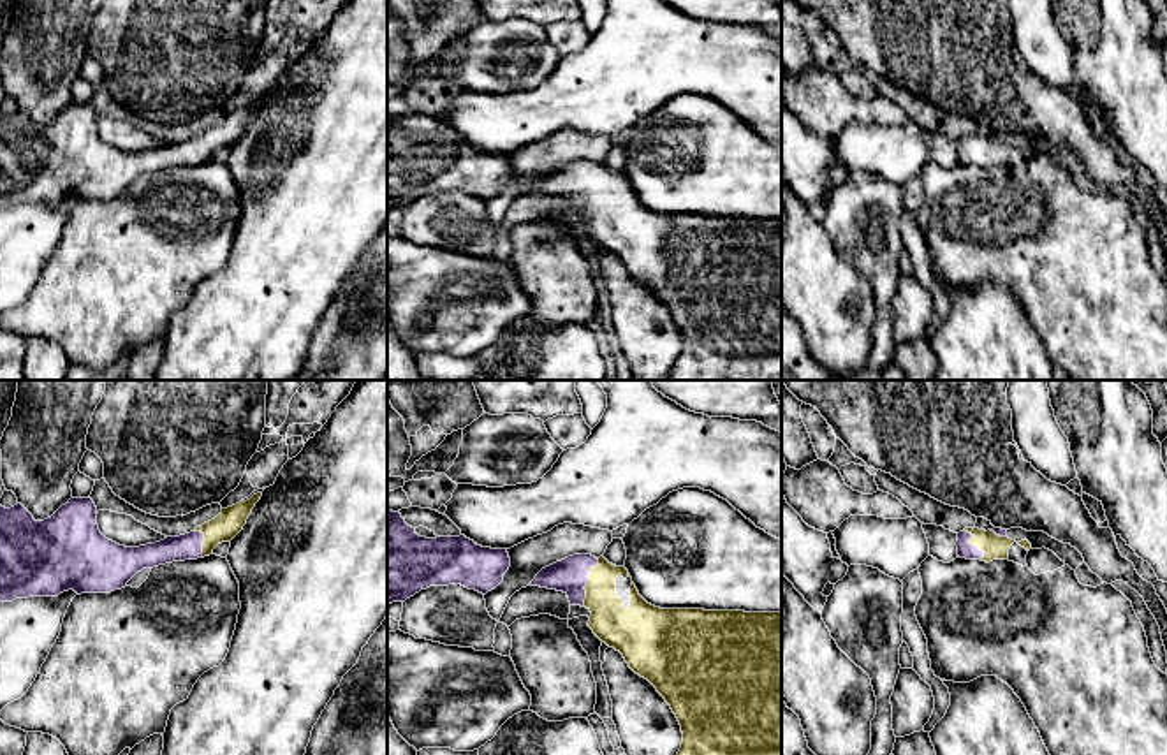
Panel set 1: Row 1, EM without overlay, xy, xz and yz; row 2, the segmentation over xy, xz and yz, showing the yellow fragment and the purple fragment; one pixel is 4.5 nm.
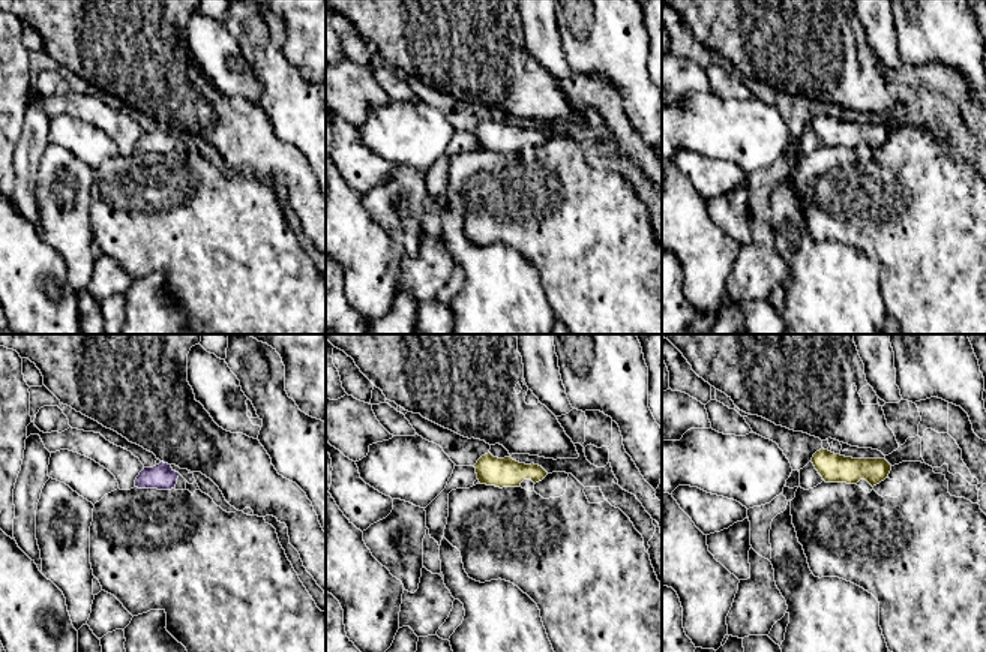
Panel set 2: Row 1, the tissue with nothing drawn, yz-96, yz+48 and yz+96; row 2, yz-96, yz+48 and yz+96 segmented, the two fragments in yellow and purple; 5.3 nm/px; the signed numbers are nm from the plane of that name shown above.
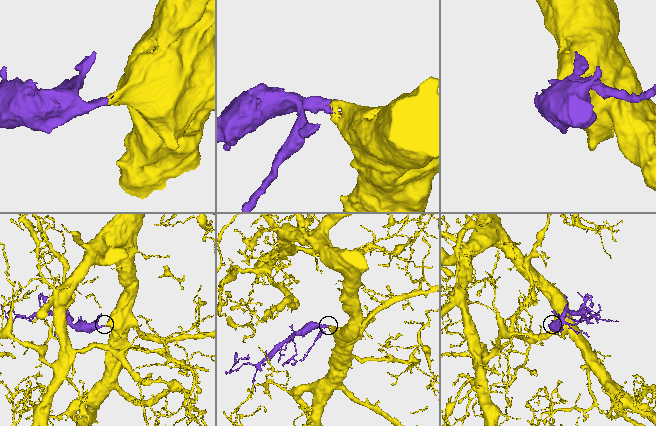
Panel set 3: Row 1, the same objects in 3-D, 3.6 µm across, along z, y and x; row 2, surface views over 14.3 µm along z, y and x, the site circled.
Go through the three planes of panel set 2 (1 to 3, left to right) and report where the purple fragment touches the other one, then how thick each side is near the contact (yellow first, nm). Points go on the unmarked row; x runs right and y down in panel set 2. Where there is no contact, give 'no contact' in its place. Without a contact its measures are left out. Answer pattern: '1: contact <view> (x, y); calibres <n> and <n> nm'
1: no contact
2: no contact
3: no contact

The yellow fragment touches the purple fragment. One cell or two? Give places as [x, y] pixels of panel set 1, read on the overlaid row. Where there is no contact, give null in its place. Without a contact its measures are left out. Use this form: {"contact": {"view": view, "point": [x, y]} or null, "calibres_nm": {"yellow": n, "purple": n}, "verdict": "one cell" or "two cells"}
{"contact": {"view": "xz", "point": [588, 581]}, "calibres_nm": {"yellow": 190, "purple": 160}, "verdict": "one cell"}

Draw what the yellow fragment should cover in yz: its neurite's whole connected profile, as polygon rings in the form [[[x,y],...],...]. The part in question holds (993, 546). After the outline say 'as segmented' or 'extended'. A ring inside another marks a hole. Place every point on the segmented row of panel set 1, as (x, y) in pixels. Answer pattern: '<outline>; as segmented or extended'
[[[965,528],[958,533],[958,556],[966,560],[1007,560],[1009,549],[1016,540],[1007,537],[1007,530],[993,528],[993,530],[979,530],[979,528]]]; extended

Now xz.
[[[574,554],[542,568],[532,586],[563,591],[570,605],[586,607],[591,616],[588,627],[609,648],[620,651],[628,667],[648,679],[657,692],[665,699],[676,715],[683,743],[678,755],[782,755],[782,612],[745,612],[745,611],[704,611],[704,609],[660,609],[648,604],[637,591],[625,567],[609,563],[604,556]]]; extended

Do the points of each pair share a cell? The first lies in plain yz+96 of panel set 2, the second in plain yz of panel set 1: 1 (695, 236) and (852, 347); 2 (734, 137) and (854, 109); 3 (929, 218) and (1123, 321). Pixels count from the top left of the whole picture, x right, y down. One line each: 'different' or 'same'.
1: same
2: different
3: same

